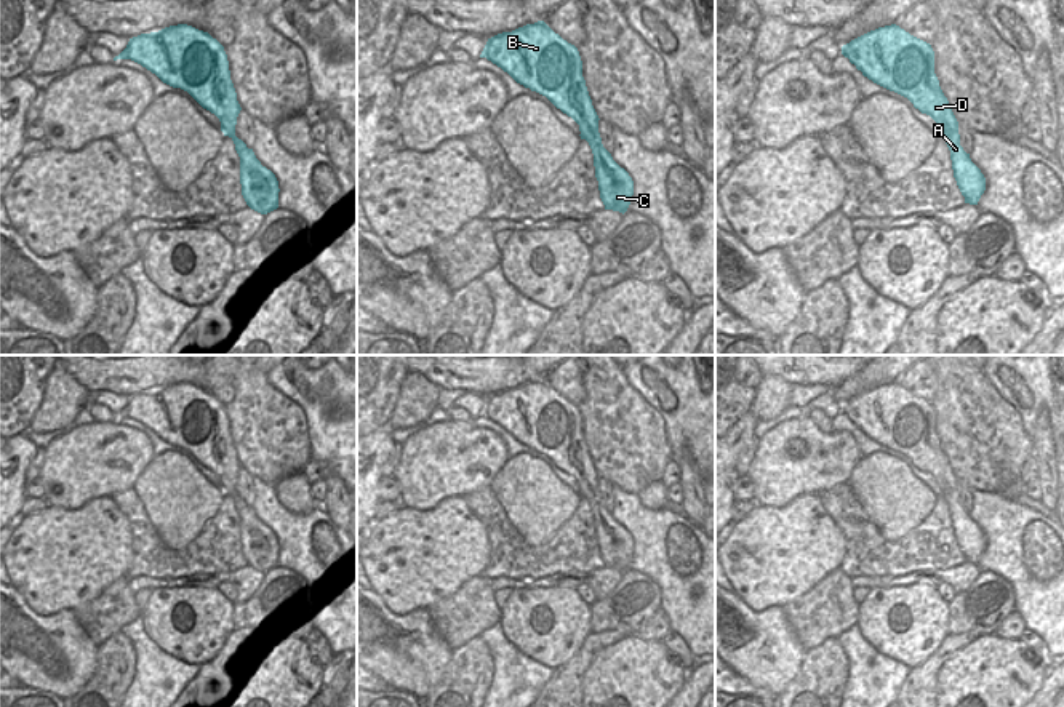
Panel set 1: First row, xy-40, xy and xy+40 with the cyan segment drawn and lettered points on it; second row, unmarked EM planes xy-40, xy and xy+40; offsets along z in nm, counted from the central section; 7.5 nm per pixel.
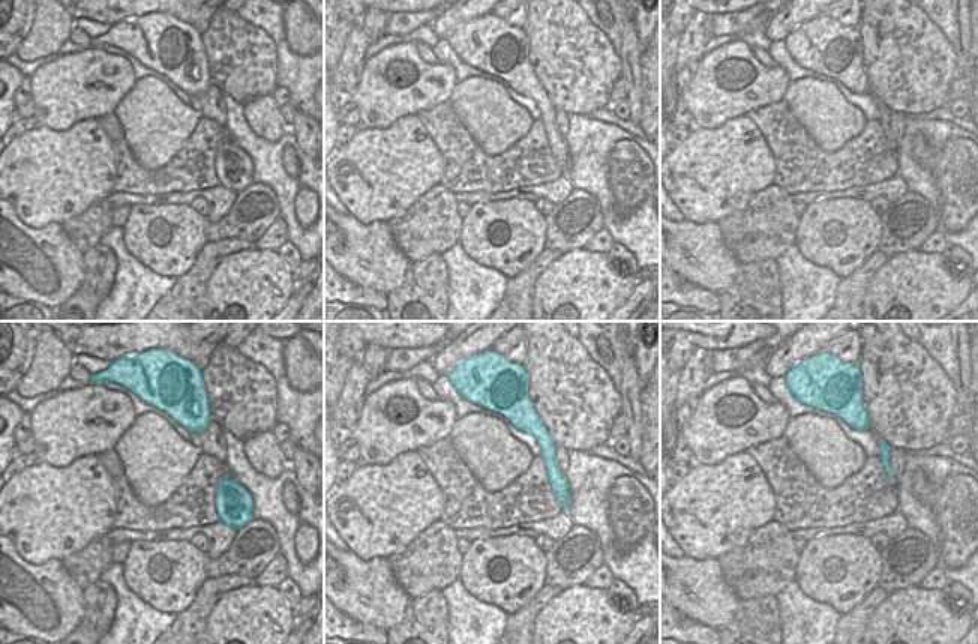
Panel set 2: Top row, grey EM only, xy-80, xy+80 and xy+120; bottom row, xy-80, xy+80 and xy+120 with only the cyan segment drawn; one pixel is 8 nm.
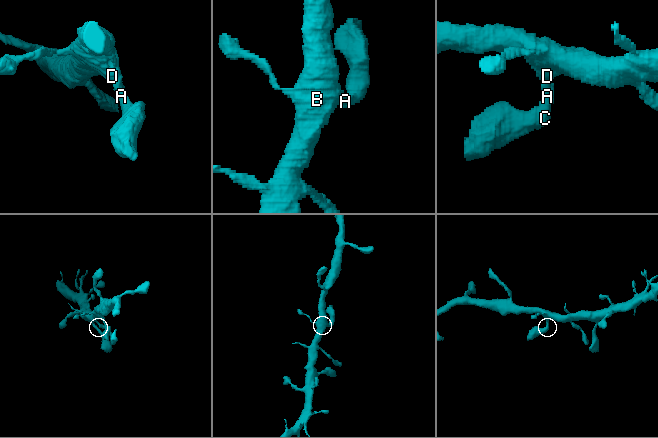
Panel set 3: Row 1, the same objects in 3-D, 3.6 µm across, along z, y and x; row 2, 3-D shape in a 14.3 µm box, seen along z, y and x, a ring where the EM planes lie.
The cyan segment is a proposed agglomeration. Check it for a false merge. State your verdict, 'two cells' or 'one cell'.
one cell

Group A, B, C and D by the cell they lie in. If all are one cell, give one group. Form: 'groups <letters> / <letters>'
groups A B C D

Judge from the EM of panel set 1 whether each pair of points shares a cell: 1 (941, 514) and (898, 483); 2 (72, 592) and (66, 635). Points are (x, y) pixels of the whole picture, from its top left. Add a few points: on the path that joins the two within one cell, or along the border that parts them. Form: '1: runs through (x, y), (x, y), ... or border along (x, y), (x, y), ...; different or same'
1: border along (938, 498), (933, 509), (908, 533); different
2: border along (31, 608), (39, 615), (72, 611); different

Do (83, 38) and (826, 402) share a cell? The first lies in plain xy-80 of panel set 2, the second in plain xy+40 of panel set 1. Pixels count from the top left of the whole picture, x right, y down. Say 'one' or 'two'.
two

